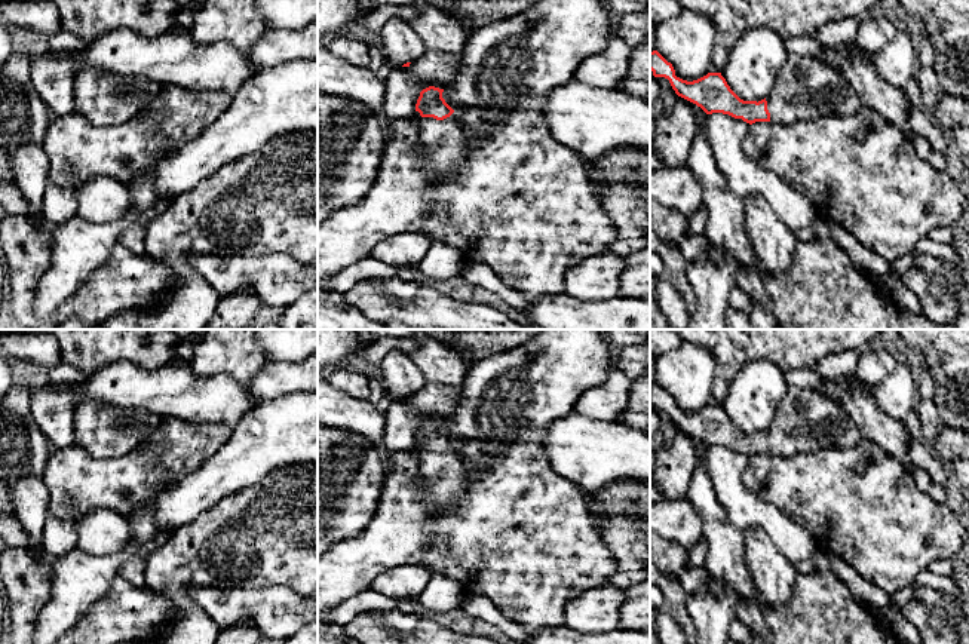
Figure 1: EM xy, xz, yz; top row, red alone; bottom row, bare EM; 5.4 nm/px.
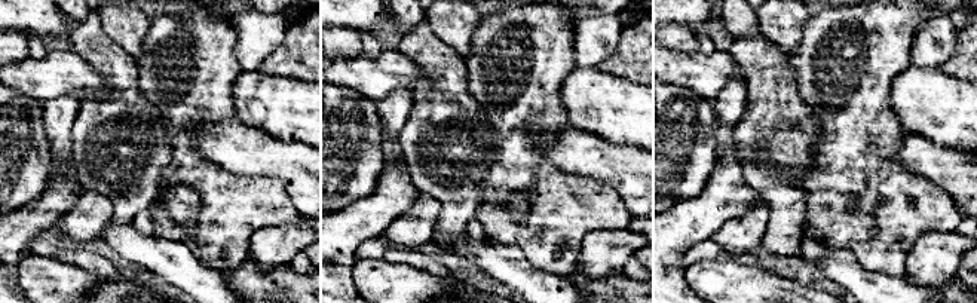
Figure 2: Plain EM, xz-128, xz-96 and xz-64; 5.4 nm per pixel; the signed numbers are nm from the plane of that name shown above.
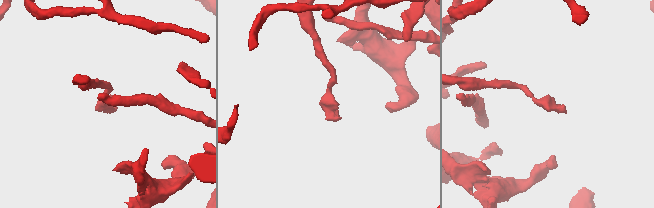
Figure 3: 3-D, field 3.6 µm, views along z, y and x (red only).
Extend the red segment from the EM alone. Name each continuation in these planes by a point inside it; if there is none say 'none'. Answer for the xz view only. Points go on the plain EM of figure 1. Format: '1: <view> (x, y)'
1: xz (444, 477)

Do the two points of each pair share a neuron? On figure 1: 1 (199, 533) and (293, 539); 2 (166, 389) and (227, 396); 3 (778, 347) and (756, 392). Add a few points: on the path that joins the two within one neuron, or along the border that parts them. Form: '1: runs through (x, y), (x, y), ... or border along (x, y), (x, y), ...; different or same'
1: runs through (223, 539), (269, 539); same
2: runs through (181, 395), (212, 396); same
3: border along (782, 371), (769, 361), (753, 359), (738, 374); different

